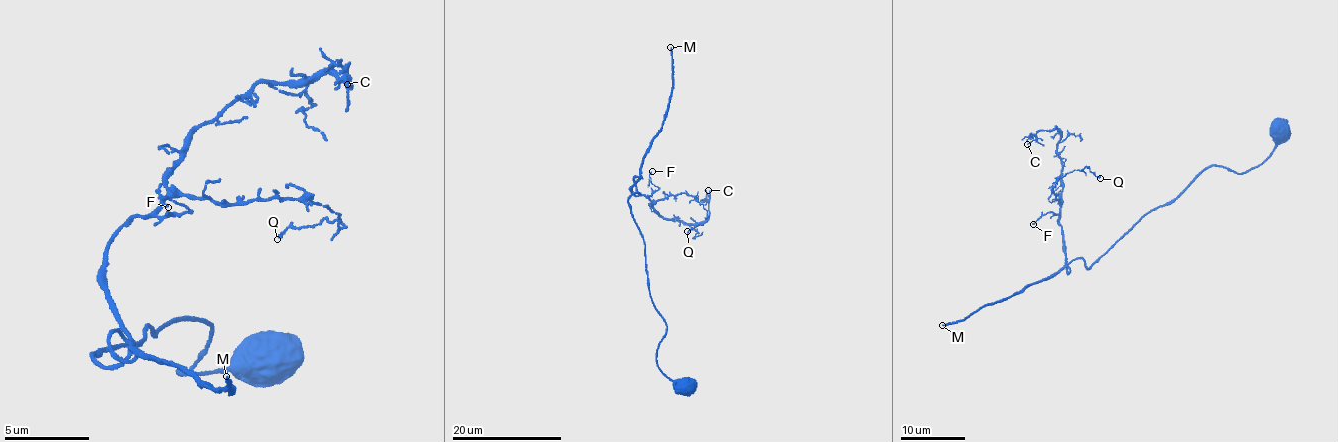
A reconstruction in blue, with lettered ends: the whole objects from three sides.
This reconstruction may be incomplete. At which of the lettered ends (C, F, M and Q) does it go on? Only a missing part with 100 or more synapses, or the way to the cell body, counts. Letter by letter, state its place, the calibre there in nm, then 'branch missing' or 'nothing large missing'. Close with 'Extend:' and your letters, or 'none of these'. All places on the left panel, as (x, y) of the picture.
C: at (347, 84); 100 nm thick; nothing large missing
F: at (168, 207); 110 nm thick; nothing large missing
M: at (226, 376); 180 nm thick; branch missing
Q: at (277, 239); 90 nm thick; nothing large missing
Extend: M

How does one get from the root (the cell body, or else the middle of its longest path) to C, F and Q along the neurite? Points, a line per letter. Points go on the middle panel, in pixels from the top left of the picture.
C: (684, 388), (656, 362), (666, 323), (629, 198), (635, 182), (631, 193), (657, 214), (699, 225), (708, 190)
F: (684, 388), (656, 362), (666, 323), (629, 203), (639, 193), (635, 182), (634, 195), (658, 189), (652, 171)
Q: (684, 388), (656, 362), (666, 323), (635, 182), (654, 201), (695, 197), (707, 220), (687, 231)

